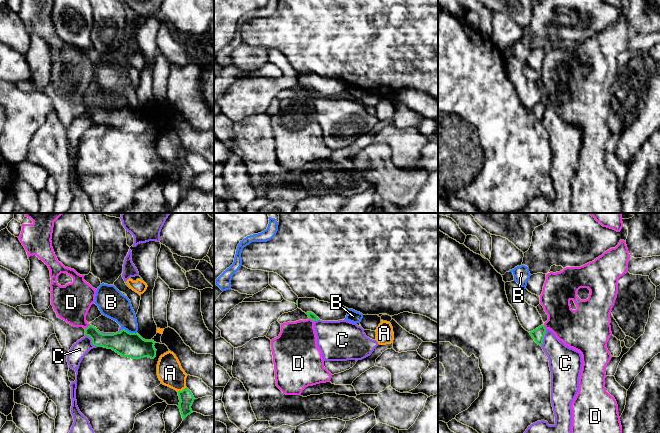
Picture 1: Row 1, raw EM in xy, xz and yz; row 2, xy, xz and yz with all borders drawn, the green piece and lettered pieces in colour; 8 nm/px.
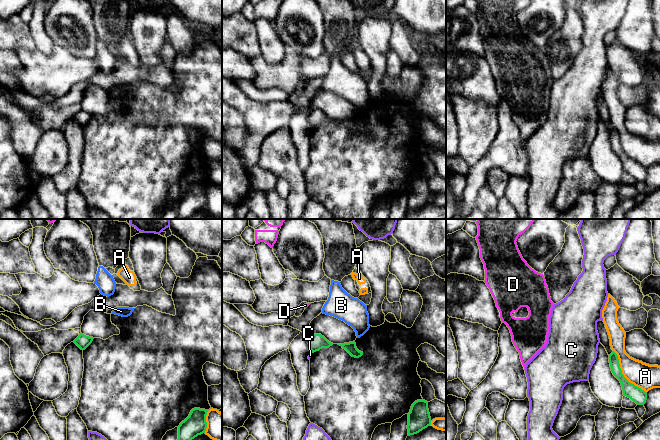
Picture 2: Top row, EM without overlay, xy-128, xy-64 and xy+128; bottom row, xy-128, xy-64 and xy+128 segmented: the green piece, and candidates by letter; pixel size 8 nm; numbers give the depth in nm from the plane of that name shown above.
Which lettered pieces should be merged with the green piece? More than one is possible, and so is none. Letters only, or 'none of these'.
none of these

